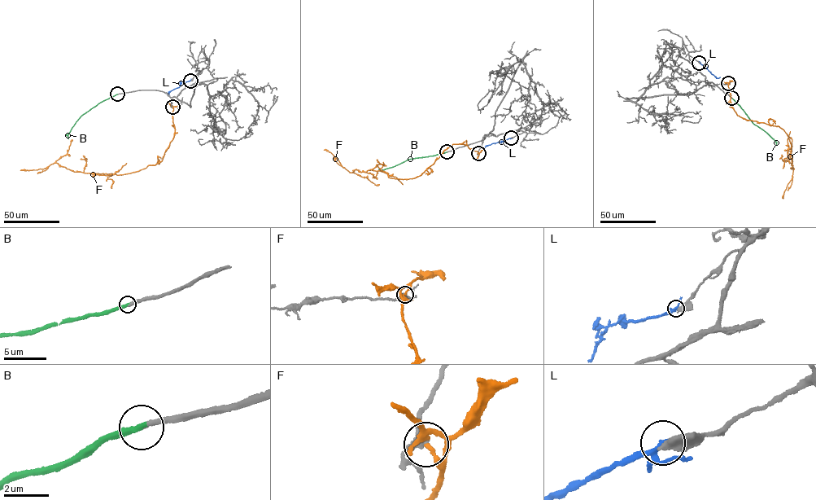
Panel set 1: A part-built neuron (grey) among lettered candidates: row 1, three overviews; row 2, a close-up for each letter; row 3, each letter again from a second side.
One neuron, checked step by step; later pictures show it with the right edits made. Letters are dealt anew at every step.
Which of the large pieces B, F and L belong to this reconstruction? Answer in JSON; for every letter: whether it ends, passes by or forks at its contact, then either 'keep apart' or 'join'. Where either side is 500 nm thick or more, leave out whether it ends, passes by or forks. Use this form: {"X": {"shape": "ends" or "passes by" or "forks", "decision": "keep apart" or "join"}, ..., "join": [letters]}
{"B": {"shape": "ends", "decision": "join"}, "F": {"shape": "forks", "decision": "keep apart"}, "L": {"shape": "forks", "decision": "keep apart"}, "join": ["B"]}

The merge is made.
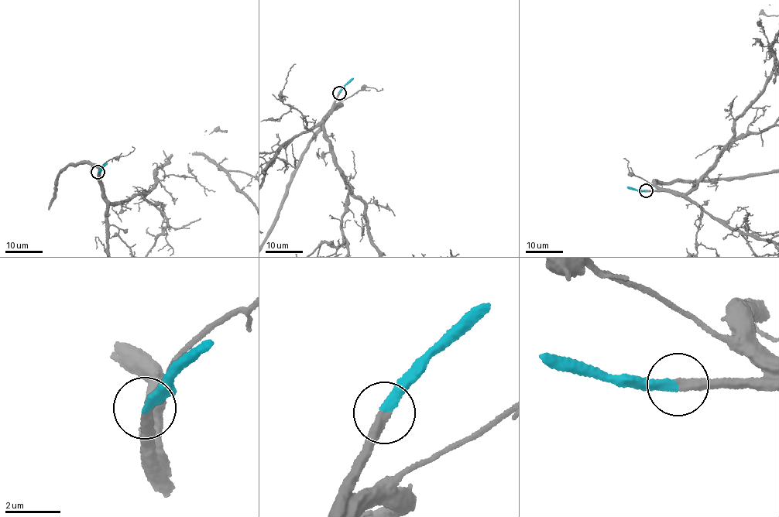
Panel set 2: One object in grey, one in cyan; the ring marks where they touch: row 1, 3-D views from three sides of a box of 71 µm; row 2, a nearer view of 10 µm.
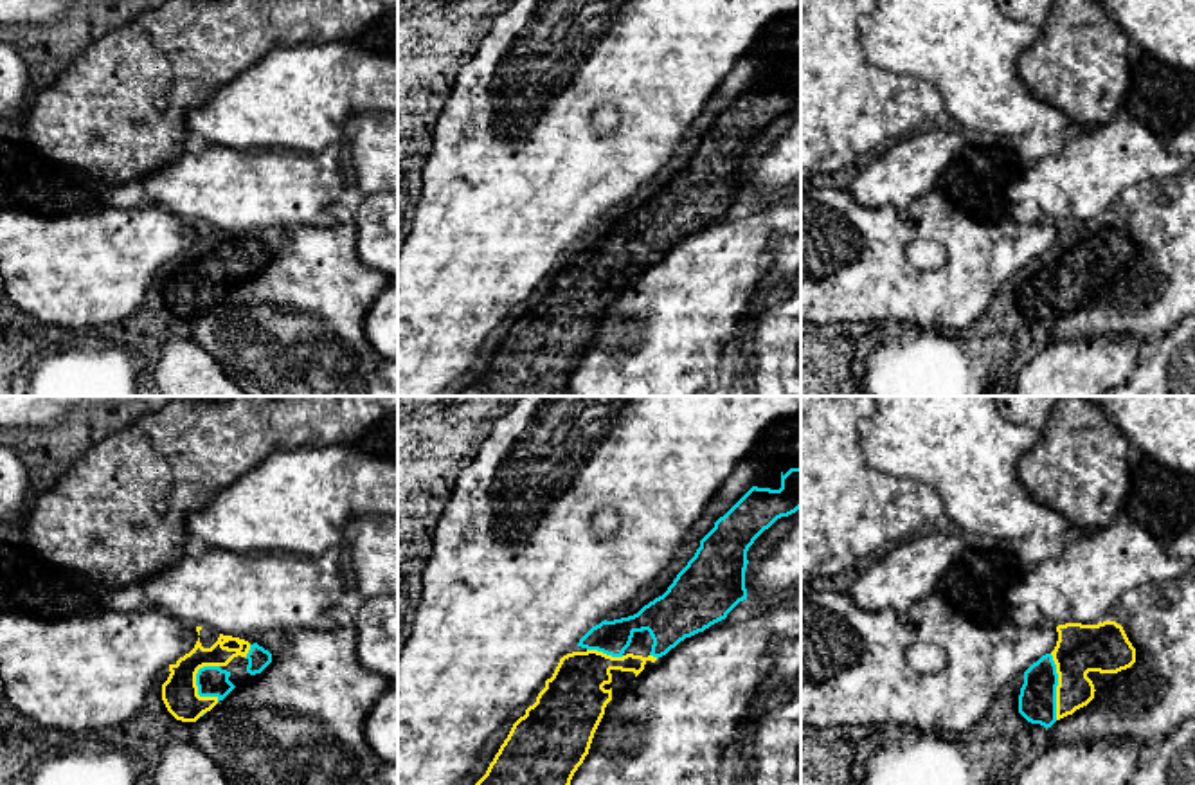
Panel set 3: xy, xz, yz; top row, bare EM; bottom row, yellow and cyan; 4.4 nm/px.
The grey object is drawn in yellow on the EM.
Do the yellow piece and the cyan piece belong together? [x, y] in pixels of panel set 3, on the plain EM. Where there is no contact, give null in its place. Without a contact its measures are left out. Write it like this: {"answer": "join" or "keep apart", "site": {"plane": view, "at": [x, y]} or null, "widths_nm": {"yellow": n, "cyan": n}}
{"answer": "join", "site": {"plane": "xy", "at": [197, 287]}, "widths_nm": {"yellow": 160, "cyan": 140}}

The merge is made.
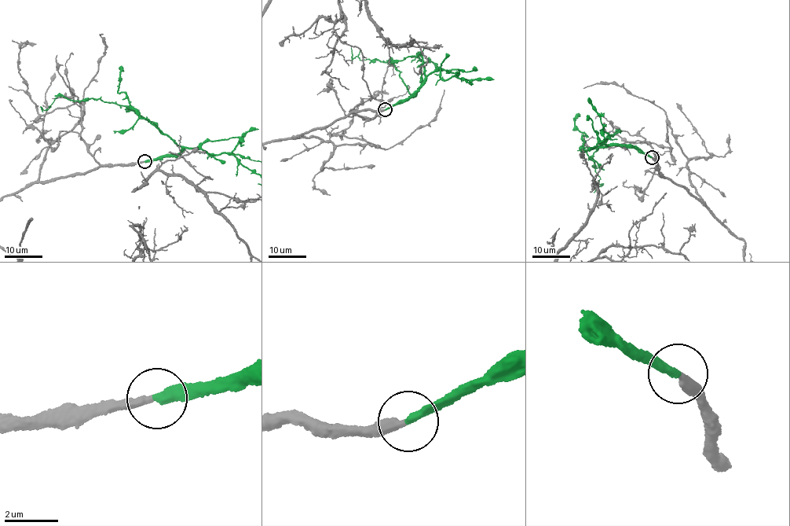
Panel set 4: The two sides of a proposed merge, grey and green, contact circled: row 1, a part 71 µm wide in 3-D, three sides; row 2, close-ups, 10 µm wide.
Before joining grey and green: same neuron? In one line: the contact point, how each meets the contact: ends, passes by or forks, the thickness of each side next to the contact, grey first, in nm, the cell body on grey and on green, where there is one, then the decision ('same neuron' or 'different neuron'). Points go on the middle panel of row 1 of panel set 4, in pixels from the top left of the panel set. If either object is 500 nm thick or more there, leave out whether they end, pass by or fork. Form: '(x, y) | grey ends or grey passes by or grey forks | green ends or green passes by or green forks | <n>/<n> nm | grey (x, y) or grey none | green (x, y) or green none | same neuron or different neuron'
(385, 109) | grey ends | green ends | 320/320 nm | grey none | green none | same neuron

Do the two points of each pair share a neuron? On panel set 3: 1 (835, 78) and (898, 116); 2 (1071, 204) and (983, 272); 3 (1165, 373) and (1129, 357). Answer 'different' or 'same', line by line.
1: same
2: different
3: different

